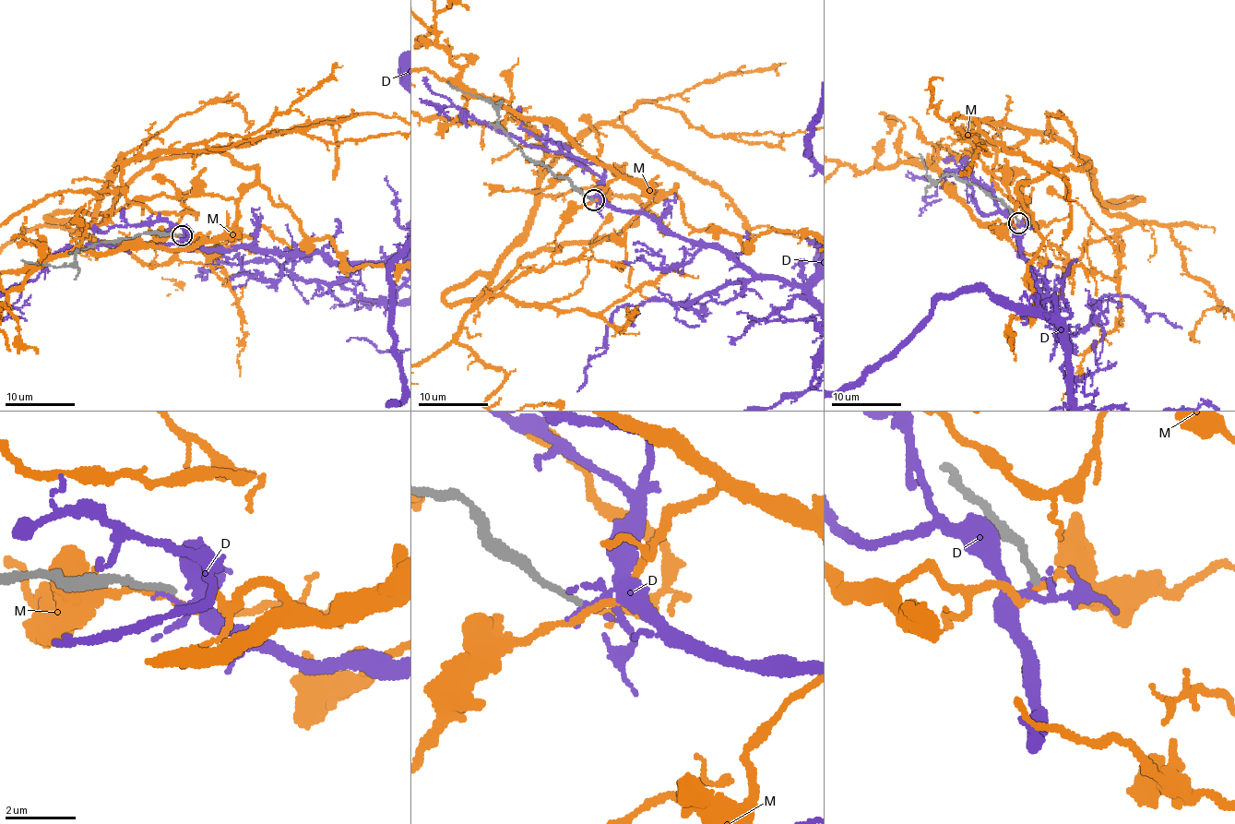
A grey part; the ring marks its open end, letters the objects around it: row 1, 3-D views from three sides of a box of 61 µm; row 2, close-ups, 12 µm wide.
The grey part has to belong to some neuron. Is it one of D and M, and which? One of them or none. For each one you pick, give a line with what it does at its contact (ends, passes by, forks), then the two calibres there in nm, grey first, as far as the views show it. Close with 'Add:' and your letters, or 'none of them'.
Add: none of them

